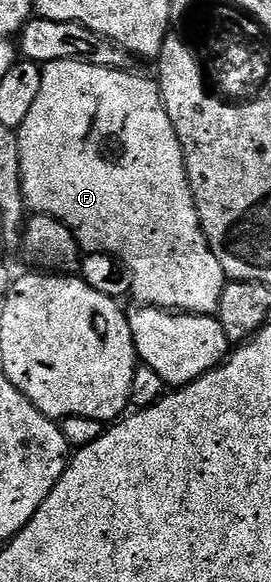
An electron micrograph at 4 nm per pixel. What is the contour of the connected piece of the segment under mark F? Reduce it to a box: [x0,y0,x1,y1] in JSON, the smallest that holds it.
[17,61,229,314]

